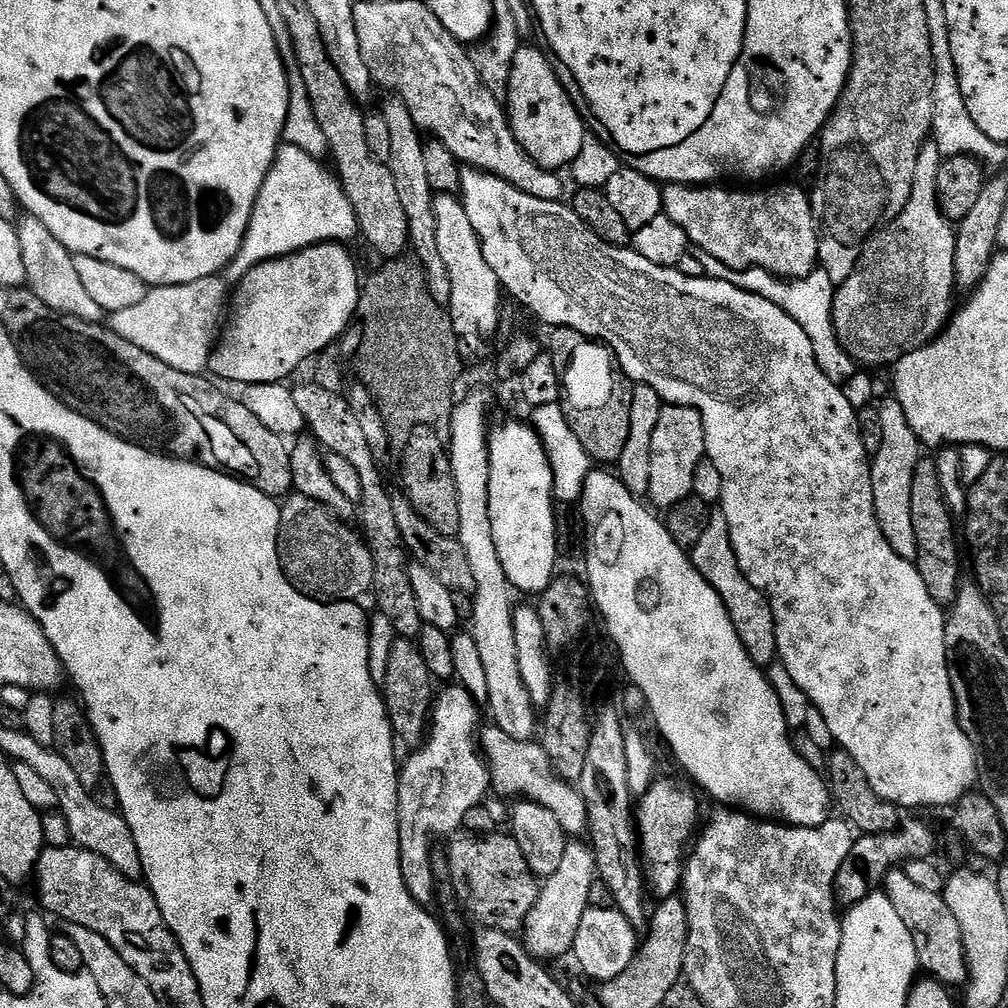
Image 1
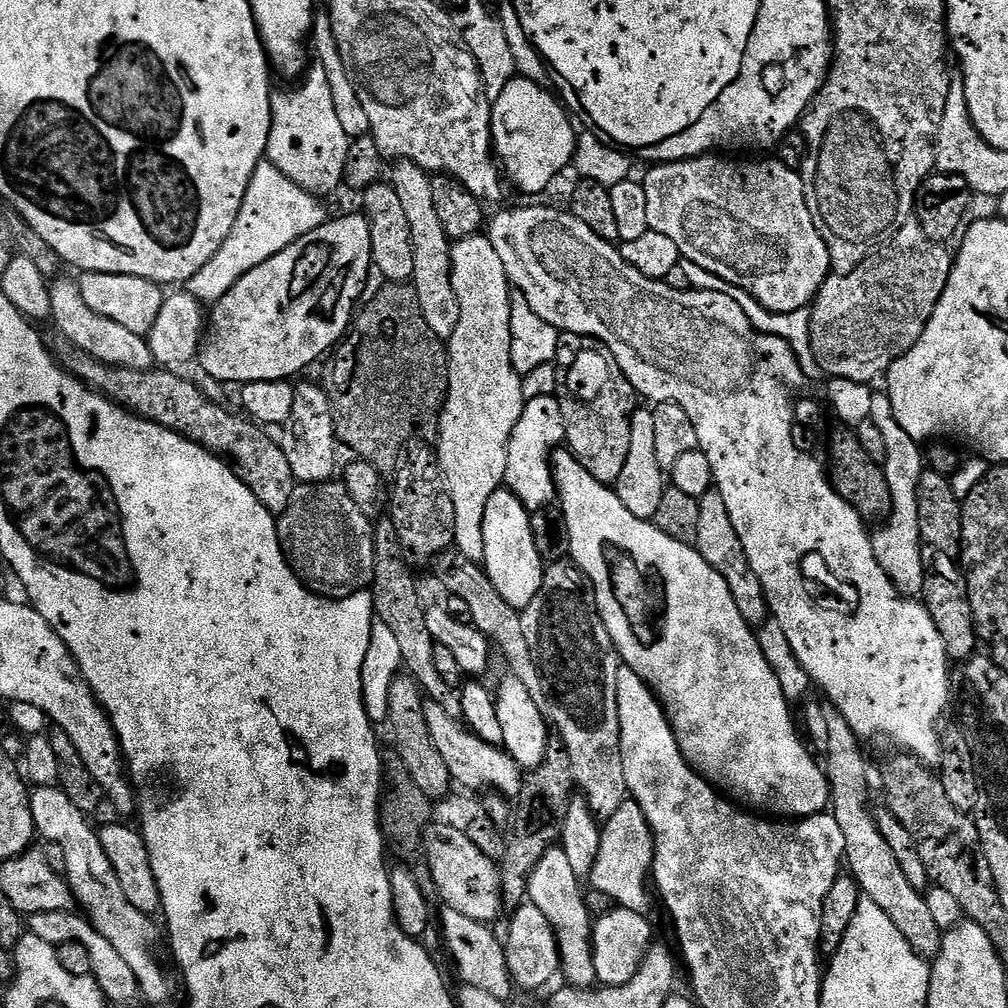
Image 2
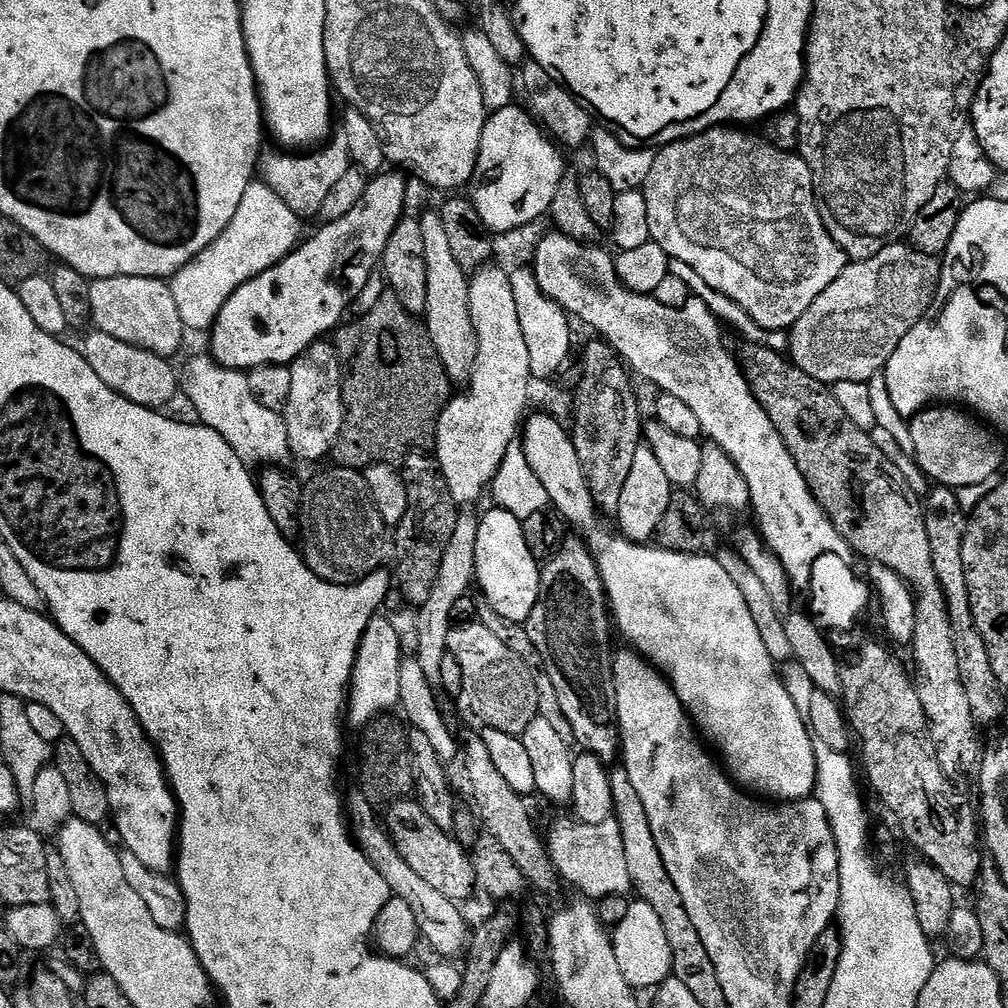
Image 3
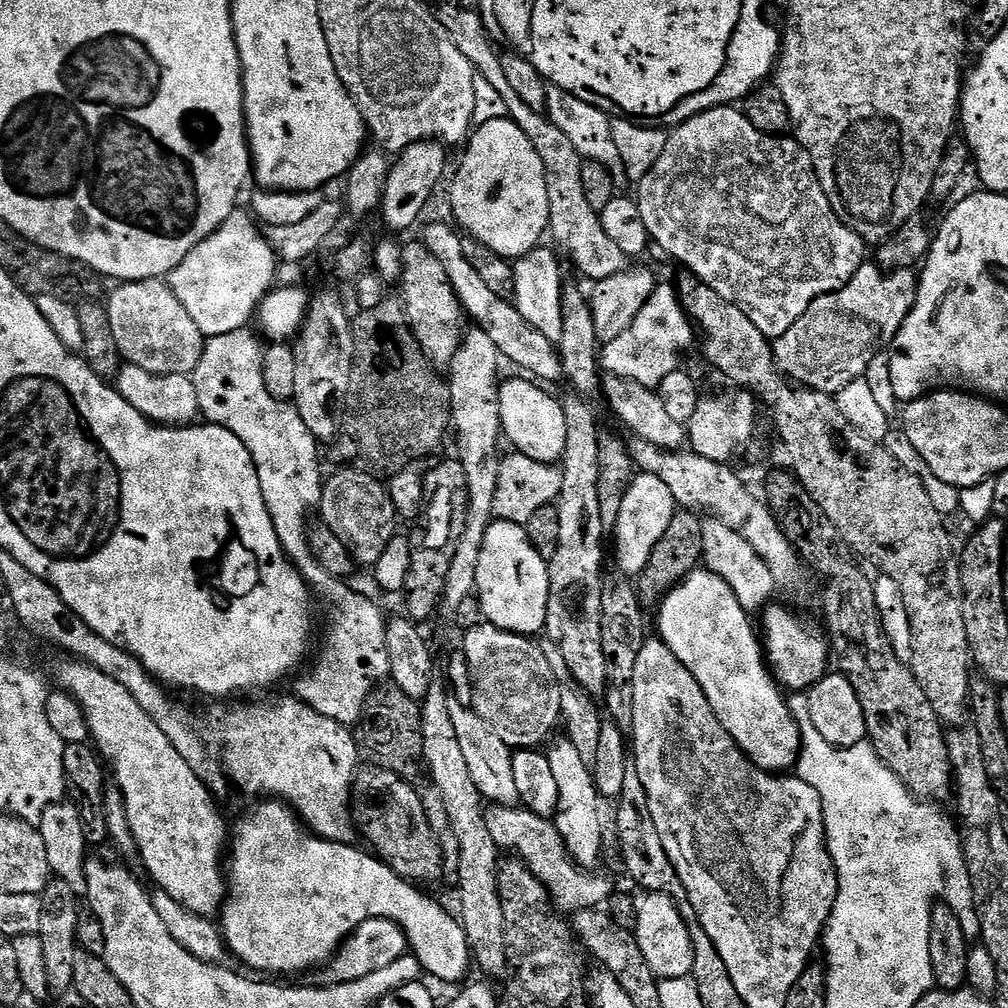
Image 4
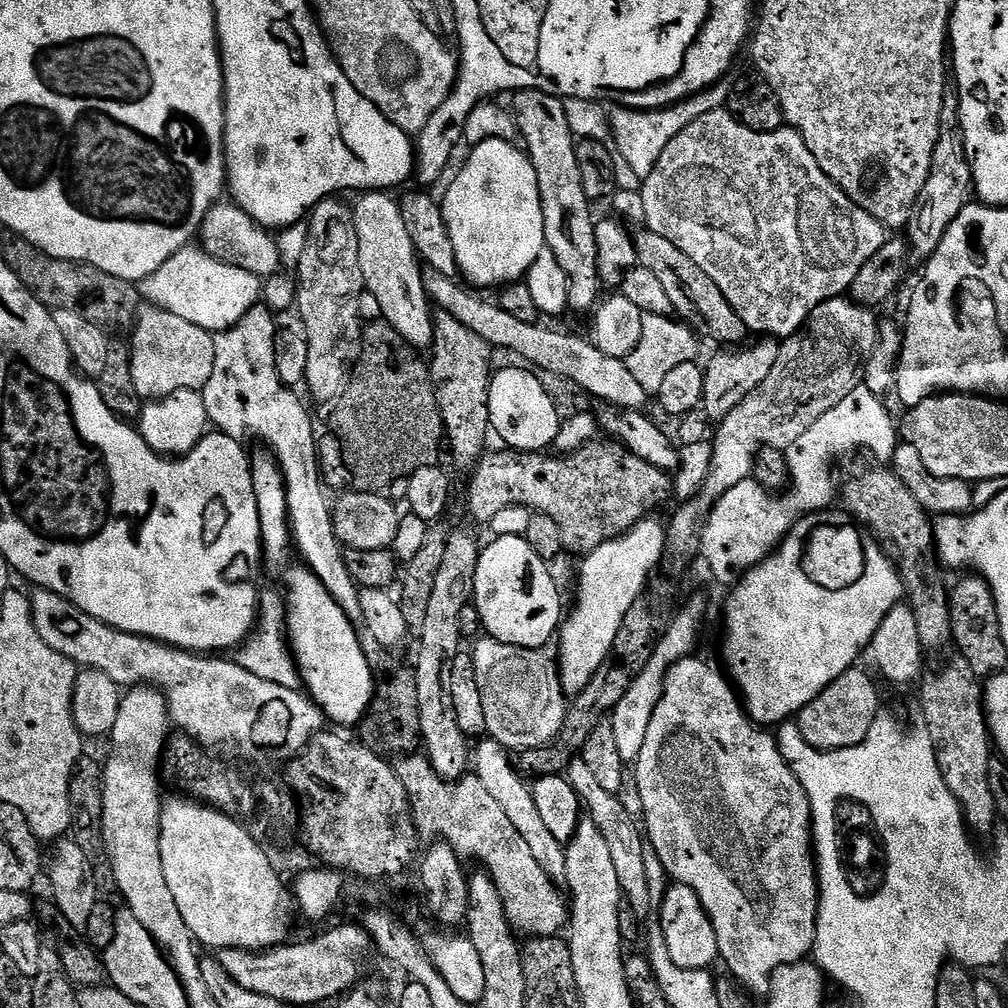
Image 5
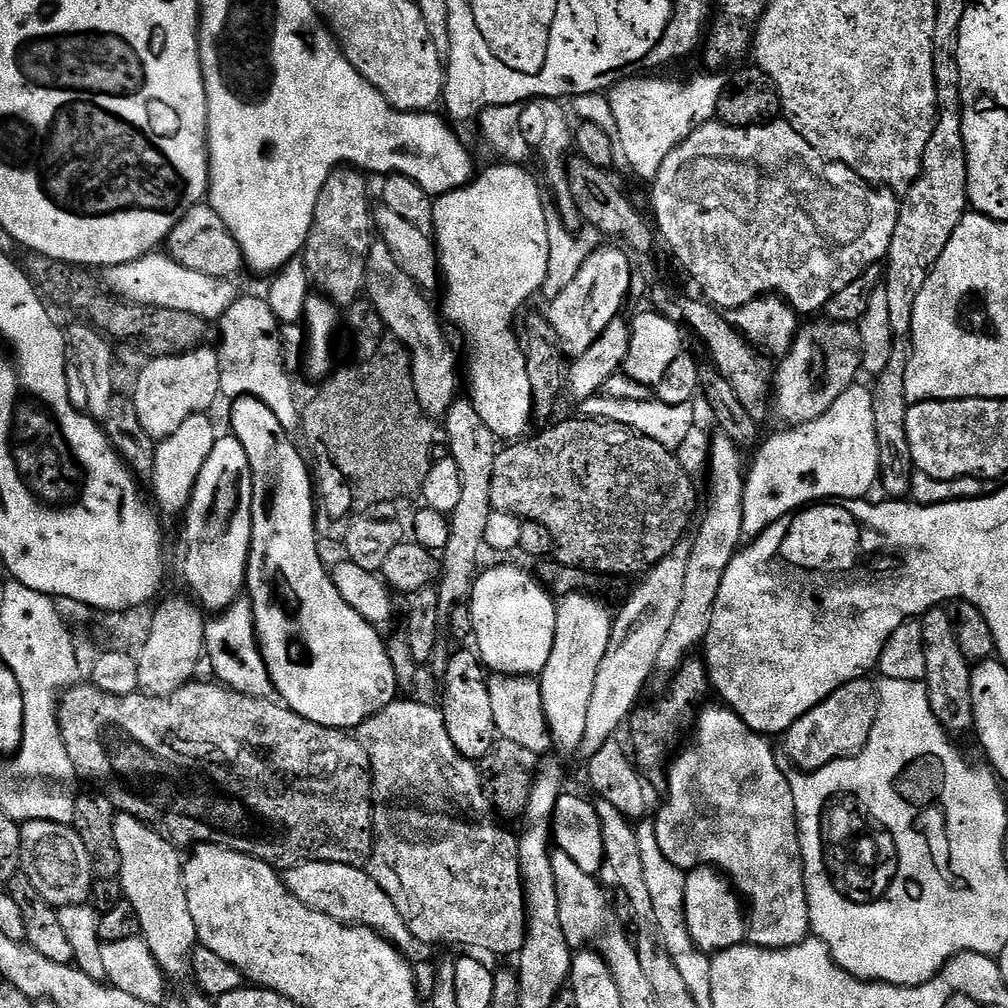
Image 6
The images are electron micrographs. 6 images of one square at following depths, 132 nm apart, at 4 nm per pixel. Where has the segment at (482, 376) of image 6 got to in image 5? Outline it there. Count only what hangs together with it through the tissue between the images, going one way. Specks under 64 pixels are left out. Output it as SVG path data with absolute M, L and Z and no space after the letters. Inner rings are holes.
M490 140L473 147L468 152L468 161L461 166L460 173L453 178L452 185L442 195L444 221L450 242L454 242L460 276L464 280L468 279L469 285L477 284L472 285L477 289L499 289L523 281L545 247L538 178L534 174L534 166L528 161L527 151L519 147L516 149L516 146L511 140ZM504 368L501 372L499 369L493 375L488 391L490 428L508 443L505 445L509 449L518 452L544 452L553 447L562 413L556 409L551 394L544 389L543 382L539 380L541 377L535 371L524 368Z

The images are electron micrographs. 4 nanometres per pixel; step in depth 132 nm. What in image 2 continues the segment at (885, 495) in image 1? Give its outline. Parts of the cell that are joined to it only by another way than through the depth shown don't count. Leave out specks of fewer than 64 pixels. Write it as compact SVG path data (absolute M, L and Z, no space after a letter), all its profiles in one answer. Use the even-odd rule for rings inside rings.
M873 395L871 420L878 426L878 430L882 430L882 442L886 442L882 467L892 499L892 510L883 521L884 528L877 532L875 529L871 533L874 558L878 558L878 566L886 570L890 582L894 582L902 595L916 598L924 590L924 567L918 530L918 482L926 470L926 456L917 440L910 438L910 434L898 426L898 418L894 418L894 406L890 406L888 395Z

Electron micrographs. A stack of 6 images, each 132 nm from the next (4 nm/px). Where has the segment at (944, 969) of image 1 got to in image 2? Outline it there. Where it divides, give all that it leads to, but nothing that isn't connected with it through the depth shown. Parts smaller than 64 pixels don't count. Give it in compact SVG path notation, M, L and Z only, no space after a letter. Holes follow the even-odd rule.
M830 703L824 704L826 727L828 727L830 746L826 749L822 767L828 777L830 793L830 815L838 822L842 830L842 838L846 838L844 858L847 871L859 882L861 893L874 901L898 926L902 938L910 942L912 949L919 956L935 958L940 953L944 942L944 932L934 922L930 914L925 893L919 888L910 886L902 866L898 866L898 858L894 858L894 850L890 850L886 838L876 825L873 809L868 809L868 764L864 761L862 741L850 730L846 718Z

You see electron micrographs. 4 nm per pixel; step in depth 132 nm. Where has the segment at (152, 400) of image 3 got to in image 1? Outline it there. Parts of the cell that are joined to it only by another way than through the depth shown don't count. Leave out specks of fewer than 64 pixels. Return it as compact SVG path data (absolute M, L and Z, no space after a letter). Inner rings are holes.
M21 215L16 224L16 233L18 242L22 244L22 259L26 261L27 287L38 298L42 298L50 310L61 312L64 316L77 316L79 320L91 324L101 323L106 313L82 287L82 278L78 278L78 270L74 270L73 253L62 246L62 242L58 242L58 238L54 238L54 234L50 234L50 230L46 230L46 226L42 226L42 222L33 216Z

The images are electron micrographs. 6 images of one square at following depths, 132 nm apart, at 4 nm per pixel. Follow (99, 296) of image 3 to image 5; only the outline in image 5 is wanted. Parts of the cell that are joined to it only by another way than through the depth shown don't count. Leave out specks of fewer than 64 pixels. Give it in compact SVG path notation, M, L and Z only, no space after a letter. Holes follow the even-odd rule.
M144 306L136 317L132 334L132 373L141 401L164 400L183 388L202 390L210 382L215 342L209 329L194 326L194 322L186 322L186 318L178 318L178 314L170 314L164 308Z

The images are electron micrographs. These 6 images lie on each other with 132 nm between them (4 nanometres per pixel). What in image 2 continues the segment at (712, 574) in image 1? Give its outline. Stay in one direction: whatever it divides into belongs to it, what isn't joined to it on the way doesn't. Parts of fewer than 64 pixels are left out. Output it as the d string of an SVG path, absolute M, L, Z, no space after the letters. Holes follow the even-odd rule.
M715 490L699 497L698 538L694 545L697 552L726 578L726 586L730 586L730 594L734 594L734 602L742 618L753 626L760 626L769 619L768 599L762 590L762 582L758 582L758 574L750 570L750 558L746 558L746 550L742 550L742 538L738 538L738 530L734 530L734 522L730 522L730 514L726 511L726 502L722 502L722 494Z

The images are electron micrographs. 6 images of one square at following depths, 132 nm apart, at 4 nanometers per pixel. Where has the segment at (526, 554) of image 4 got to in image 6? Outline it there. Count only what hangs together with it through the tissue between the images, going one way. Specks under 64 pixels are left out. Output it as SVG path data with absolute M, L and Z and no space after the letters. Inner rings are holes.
M500 564L479 573L472 585L470 607L472 609L472 634L474 648L485 669L505 676L539 677L546 662L550 662L550 650L554 650L554 630L556 629L557 601L553 593L524 568L512 564Z

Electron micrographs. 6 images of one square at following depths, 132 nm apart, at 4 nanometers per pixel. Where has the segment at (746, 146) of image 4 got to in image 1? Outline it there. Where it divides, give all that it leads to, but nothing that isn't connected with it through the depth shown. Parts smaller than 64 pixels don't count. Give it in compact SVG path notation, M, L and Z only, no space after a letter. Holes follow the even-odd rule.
M666 184L662 191L663 215L686 230L689 245L697 244L705 257L713 256L728 270L761 268L787 281L803 280L817 271L820 238L805 189L784 184L761 192L727 192L724 186Z

